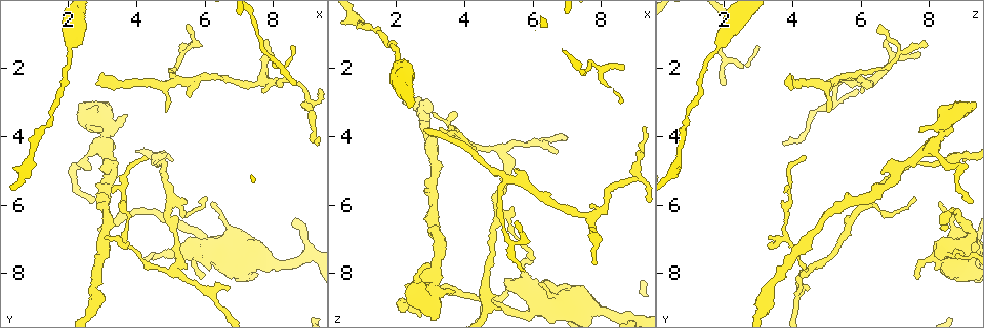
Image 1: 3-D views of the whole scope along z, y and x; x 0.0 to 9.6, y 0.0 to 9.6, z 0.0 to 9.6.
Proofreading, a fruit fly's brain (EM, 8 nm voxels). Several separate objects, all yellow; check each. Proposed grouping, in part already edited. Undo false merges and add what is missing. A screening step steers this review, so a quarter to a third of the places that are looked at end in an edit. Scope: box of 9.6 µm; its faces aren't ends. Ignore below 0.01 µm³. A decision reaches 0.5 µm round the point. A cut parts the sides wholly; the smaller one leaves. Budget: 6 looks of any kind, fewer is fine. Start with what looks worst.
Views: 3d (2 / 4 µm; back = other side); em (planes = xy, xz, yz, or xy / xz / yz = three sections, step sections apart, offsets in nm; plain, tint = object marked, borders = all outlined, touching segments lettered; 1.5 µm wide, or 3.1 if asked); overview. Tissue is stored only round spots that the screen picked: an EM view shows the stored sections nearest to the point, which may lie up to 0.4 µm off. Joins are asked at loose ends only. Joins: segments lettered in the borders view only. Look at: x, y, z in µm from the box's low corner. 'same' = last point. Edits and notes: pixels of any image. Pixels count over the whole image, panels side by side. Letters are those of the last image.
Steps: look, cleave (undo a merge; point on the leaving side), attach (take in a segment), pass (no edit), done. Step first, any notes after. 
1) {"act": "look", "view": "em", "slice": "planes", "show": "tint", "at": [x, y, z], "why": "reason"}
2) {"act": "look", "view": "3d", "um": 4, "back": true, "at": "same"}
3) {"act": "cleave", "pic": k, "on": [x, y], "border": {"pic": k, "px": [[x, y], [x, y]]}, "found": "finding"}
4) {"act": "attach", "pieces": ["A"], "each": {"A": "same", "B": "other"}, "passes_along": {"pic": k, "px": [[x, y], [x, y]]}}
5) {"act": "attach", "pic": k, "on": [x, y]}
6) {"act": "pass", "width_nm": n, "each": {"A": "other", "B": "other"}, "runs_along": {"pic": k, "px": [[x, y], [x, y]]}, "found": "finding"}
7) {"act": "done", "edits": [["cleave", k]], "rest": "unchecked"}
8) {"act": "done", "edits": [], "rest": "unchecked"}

{"act": "look", "view": "em", "slice": "planes", "show": "borders", "at": [2.80, 2.45, 3.85], "why": "an open end"}

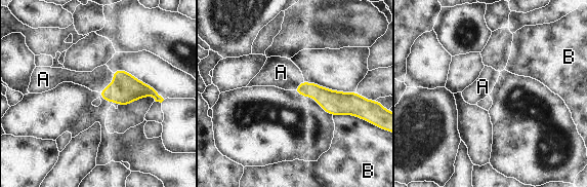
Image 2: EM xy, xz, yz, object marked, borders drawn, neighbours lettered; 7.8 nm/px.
{"act": "attach", "pieces": ["A"], "width_nm": 110, "each": {"A": "same", "B": "other"}, "passes_along": {"pic": 2, "px": [[125, 88], [111, 84], [100, 77]]}, "found": "the neuron continues"}

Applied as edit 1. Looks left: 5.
{"act": "look", "view": "overview"}

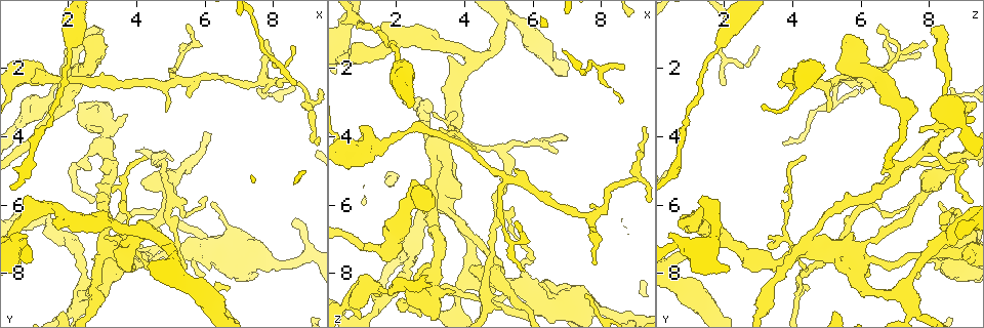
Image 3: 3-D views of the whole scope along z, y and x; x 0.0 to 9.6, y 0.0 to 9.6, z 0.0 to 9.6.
{"act": "look", "view": "em", "slice": "yz", "step": 8, "show": "borders", "at": [7.80, 1.20, 6.70], "why": "an open end"}

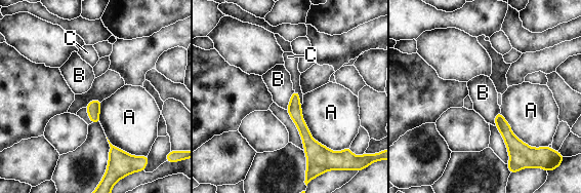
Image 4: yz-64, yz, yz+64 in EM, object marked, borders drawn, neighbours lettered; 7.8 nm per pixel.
{"act": "attach", "pieces": ["C"], "width_nm": 110, "longest_contact_nm": ["A", 460], "each": {"A": "other", "B": "other", "C": "same"}, "found": "it goes on there"}

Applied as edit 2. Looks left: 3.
{"act": "look", "view": "em", "slice": "planes", "show": "borders", "at": [5.60, 2.80, 5.05], "why": "an open end"}

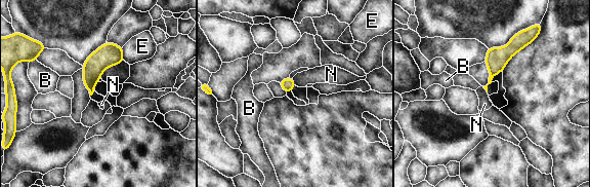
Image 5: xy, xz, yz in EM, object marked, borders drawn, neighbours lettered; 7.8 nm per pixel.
{"act": "pass", "each": {"B": "other", "E": "other", "N": "other"}, "border": {"pic": 5, "px": [[292, 78], [296, 85]]}, "found": "none of them fits"}

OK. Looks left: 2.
{"act": "done", "edits": [["attach", 2], ["attach", 4]], "rest": "unchecked"}

